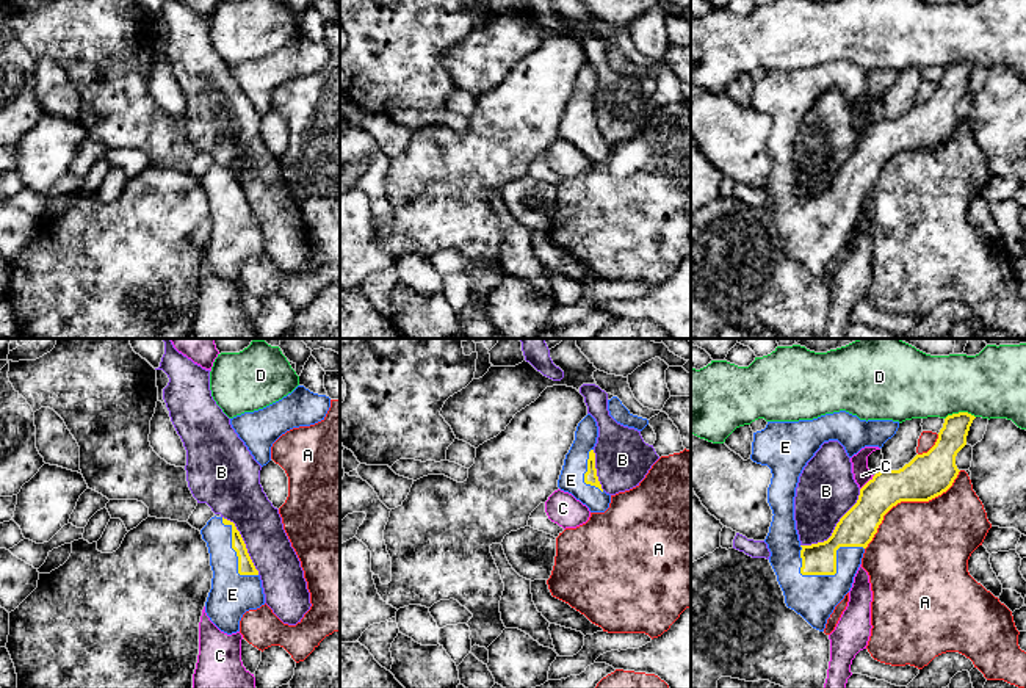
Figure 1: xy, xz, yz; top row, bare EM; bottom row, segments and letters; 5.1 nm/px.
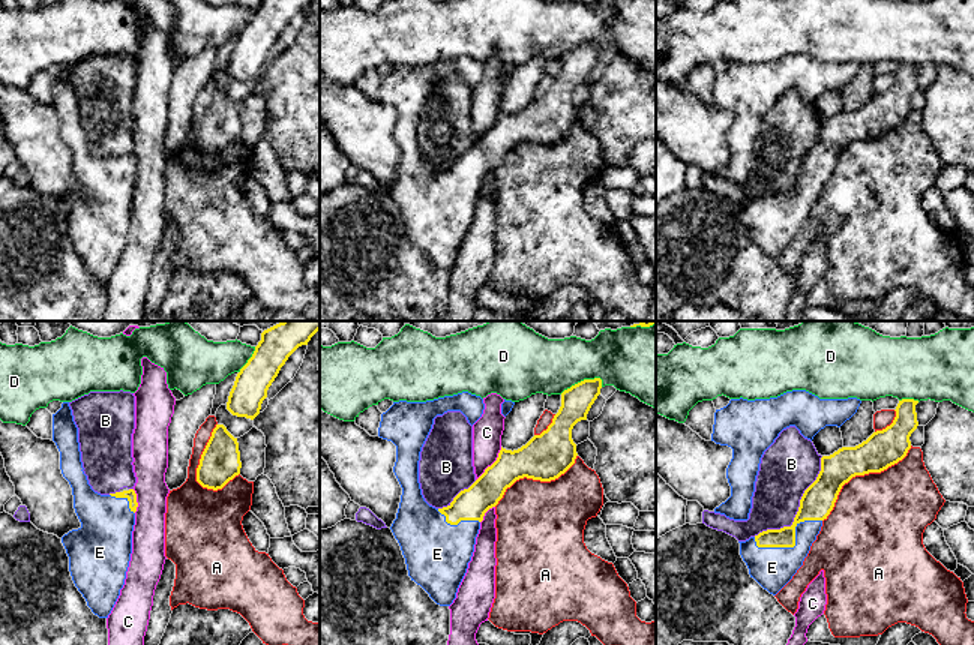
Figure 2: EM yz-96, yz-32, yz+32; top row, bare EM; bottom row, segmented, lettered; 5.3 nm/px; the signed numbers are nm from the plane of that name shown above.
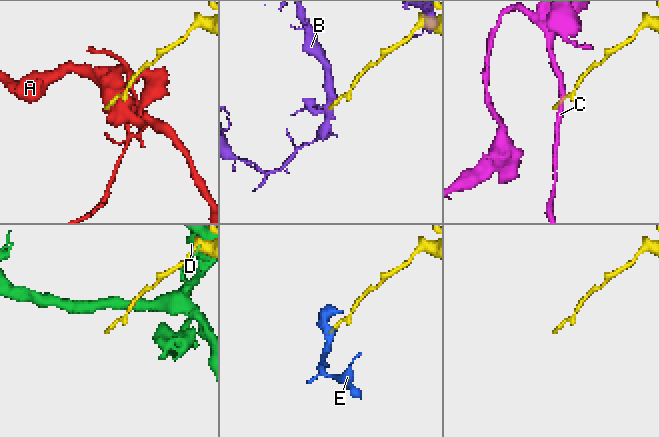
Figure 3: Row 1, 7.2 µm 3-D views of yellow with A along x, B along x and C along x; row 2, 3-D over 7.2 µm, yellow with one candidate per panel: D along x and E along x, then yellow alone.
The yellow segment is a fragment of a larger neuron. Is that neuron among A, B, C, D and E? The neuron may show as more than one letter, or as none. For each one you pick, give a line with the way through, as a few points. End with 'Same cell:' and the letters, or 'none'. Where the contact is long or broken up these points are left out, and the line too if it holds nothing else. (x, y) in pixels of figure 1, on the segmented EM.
E: across yz (857, 527), (837, 550), (835, 566), (815, 597)
Same cell: E

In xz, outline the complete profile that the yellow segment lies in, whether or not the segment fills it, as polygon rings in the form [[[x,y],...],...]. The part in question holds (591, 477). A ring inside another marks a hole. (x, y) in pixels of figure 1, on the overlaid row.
[[[587,414],[576,426],[575,440],[565,454],[558,487],[572,494],[591,512],[605,512],[611,495],[602,489],[595,469],[594,447],[598,437],[595,418]]]

